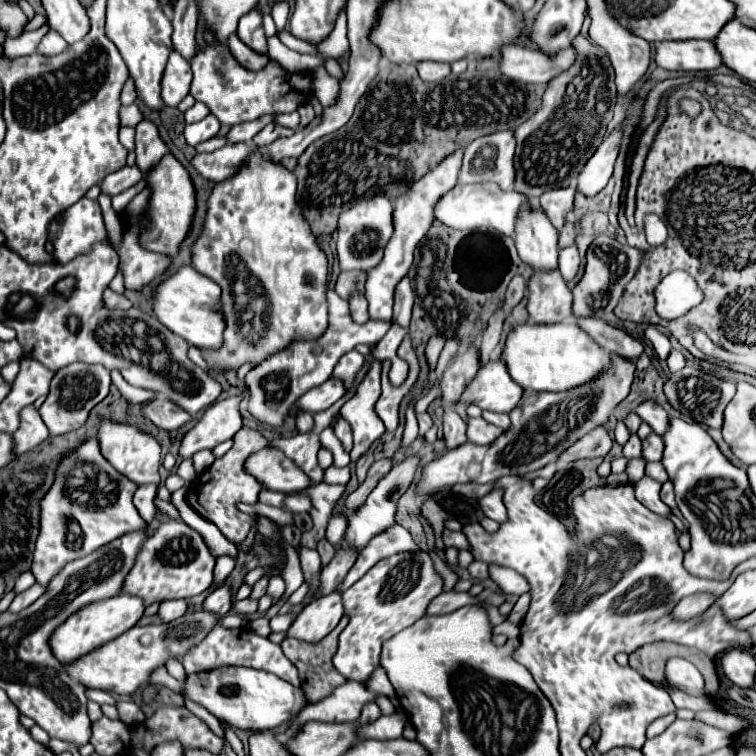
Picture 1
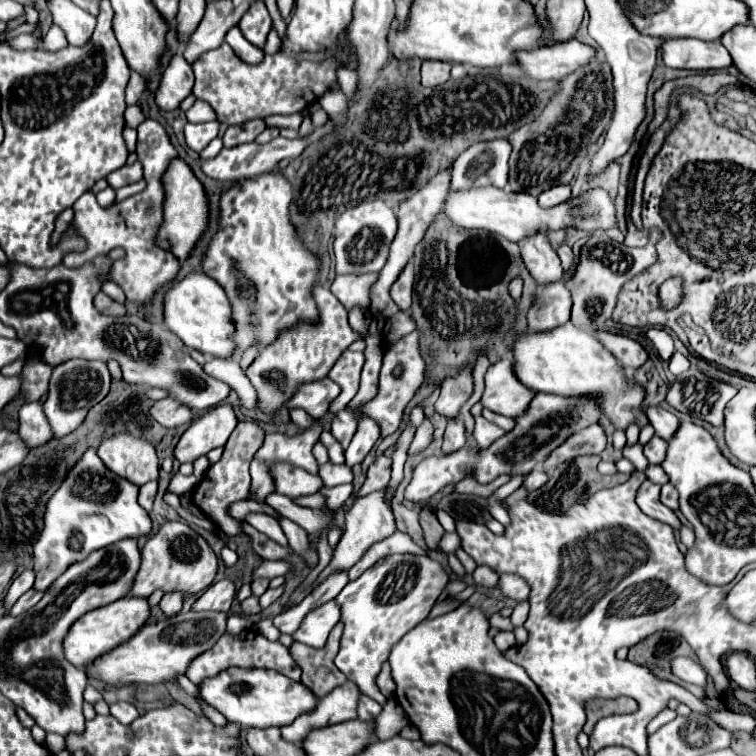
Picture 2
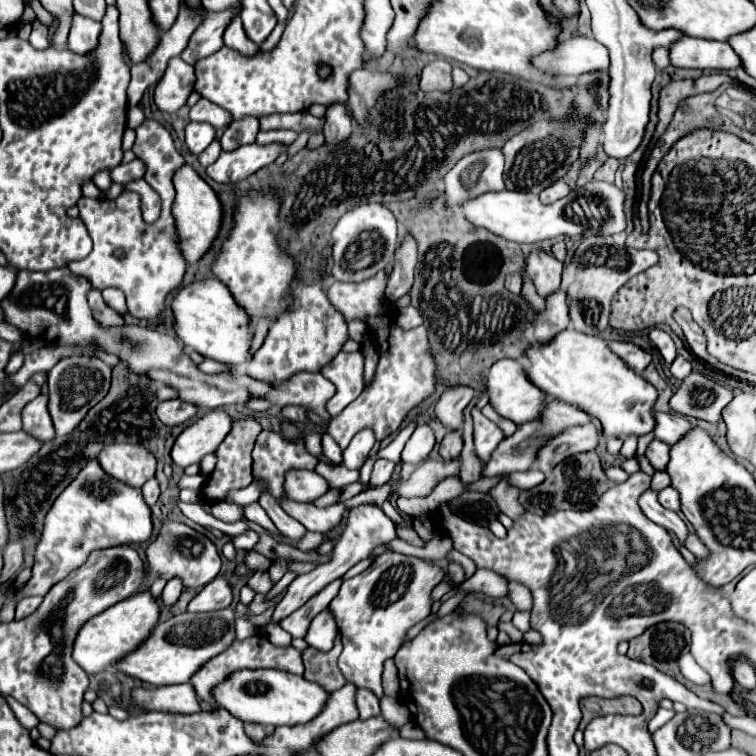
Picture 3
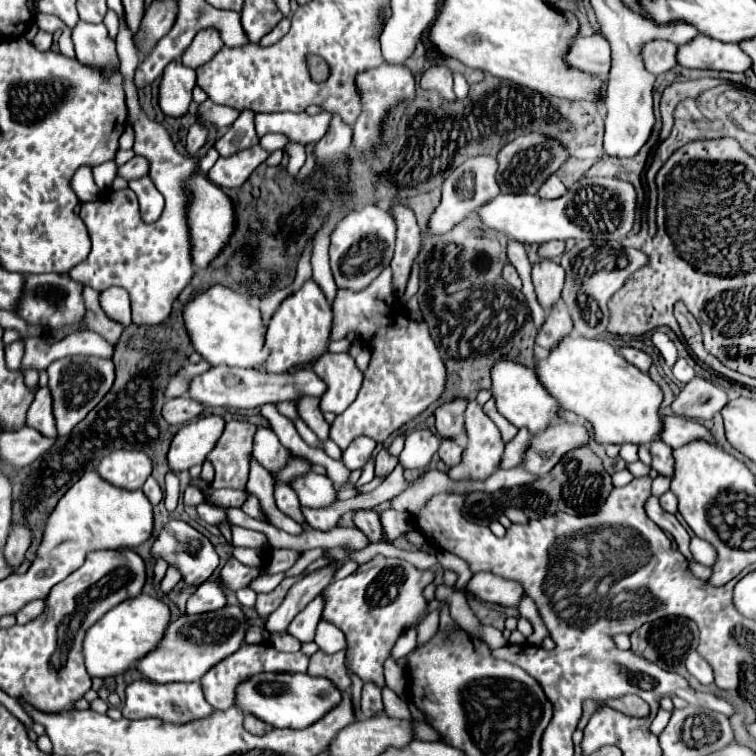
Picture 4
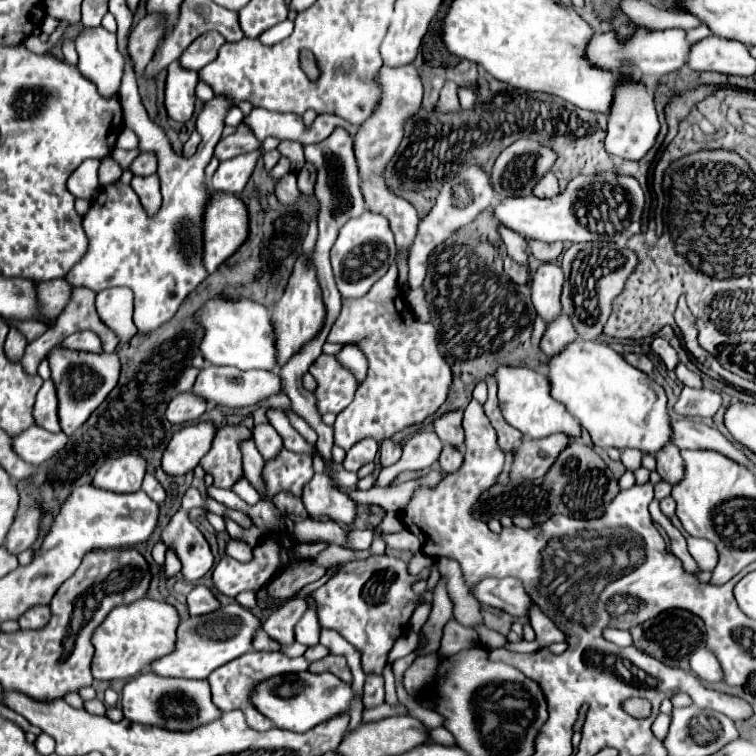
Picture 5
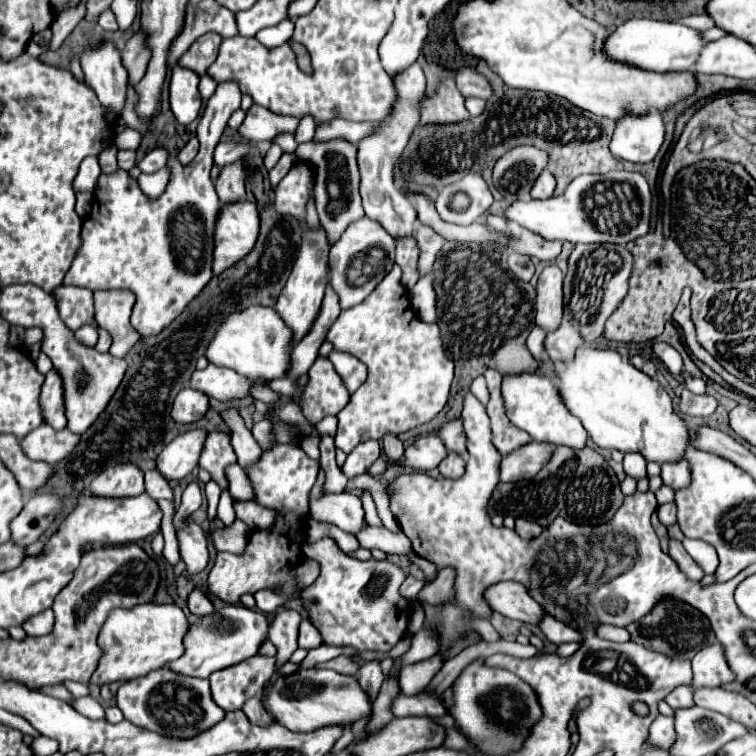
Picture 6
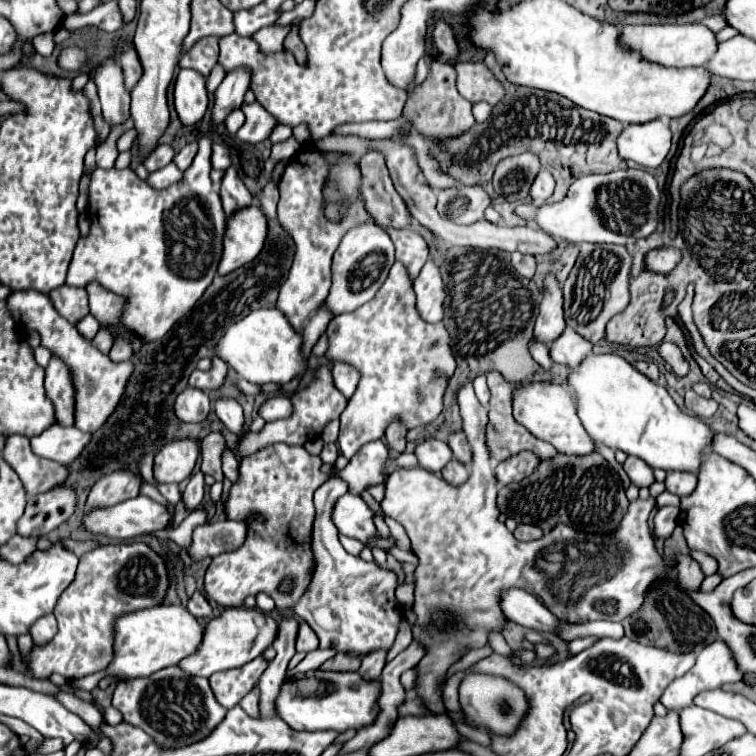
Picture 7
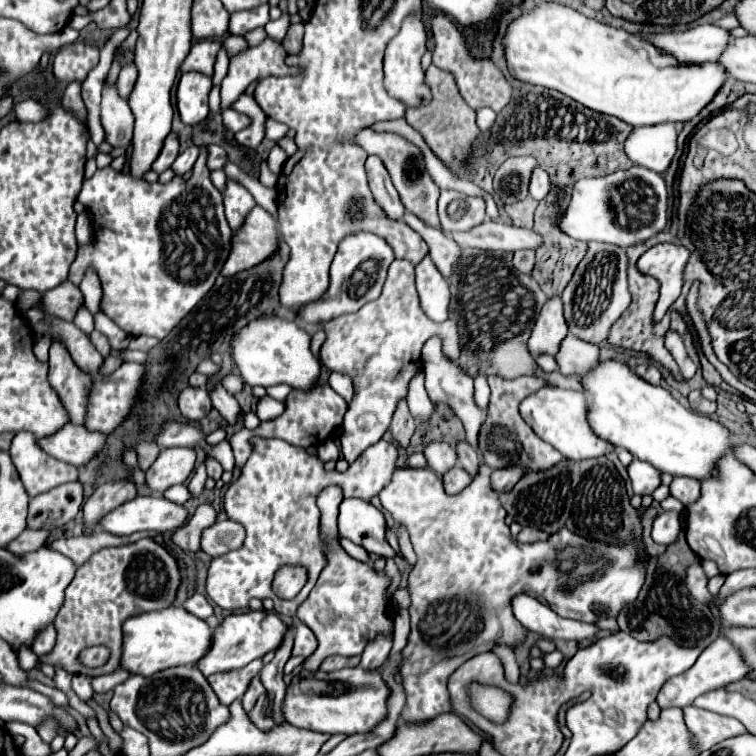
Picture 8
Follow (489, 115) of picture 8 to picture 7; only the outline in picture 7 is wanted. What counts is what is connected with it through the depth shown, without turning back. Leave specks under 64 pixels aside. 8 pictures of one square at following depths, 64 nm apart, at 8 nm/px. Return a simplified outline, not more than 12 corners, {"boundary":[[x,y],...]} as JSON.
{"boundary":[[486,102],[472,104],[472,114],[478,122],[490,116],[492,106]]}

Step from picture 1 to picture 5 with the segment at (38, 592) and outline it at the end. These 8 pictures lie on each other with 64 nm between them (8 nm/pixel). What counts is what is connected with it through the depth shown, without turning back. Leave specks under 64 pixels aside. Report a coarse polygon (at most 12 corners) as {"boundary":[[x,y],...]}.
{"boundary":[[32,606],[18,618],[20,628],[46,626],[48,606]]}

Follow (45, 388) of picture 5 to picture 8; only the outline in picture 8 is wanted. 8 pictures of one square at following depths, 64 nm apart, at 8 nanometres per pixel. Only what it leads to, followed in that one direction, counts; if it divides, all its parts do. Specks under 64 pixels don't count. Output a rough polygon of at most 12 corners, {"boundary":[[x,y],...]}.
{"boundary":[[50,346],[48,382],[70,424],[86,418],[90,376]]}

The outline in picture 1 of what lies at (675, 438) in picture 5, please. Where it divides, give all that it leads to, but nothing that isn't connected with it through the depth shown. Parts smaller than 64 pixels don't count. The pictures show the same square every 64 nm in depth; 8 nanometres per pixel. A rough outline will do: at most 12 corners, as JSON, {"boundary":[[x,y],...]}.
{"boundary":[[654,400],[636,408],[656,434],[666,430],[666,410]]}

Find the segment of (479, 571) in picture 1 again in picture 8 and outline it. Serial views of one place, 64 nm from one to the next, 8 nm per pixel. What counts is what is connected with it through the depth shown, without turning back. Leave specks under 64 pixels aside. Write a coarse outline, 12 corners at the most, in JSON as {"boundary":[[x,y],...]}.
{"boundary":[[530,594],[512,598],[526,630],[550,640],[584,640],[594,624],[554,614]]}

